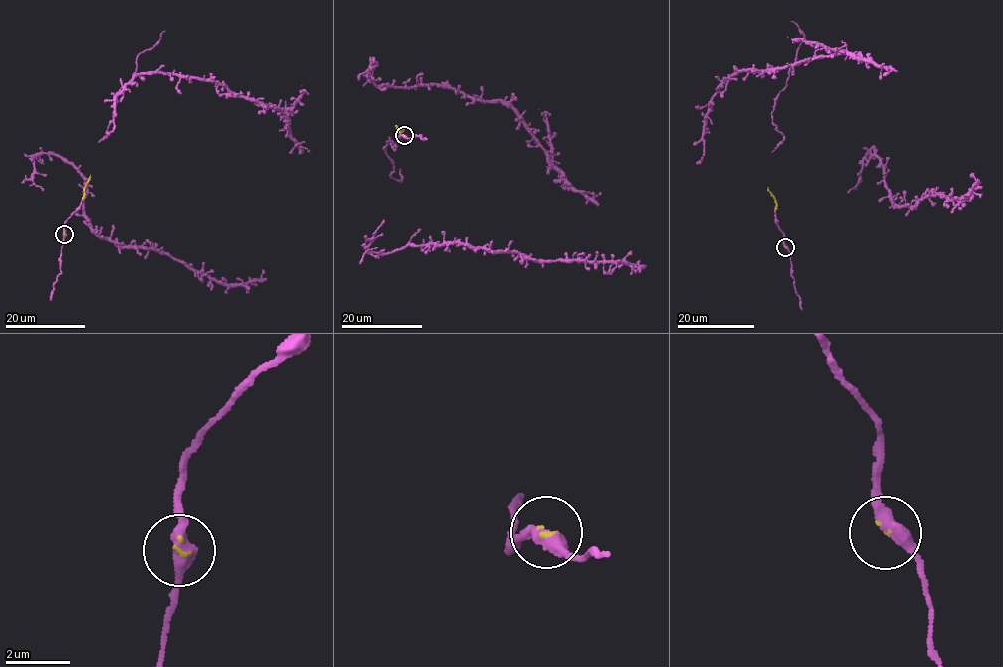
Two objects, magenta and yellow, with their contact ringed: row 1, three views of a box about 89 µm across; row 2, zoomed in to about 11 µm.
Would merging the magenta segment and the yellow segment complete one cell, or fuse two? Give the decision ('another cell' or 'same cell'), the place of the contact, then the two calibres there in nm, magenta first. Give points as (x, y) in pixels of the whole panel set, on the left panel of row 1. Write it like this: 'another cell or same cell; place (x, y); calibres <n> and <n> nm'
same cell; place (64, 234); calibres 400 and 80 nm

